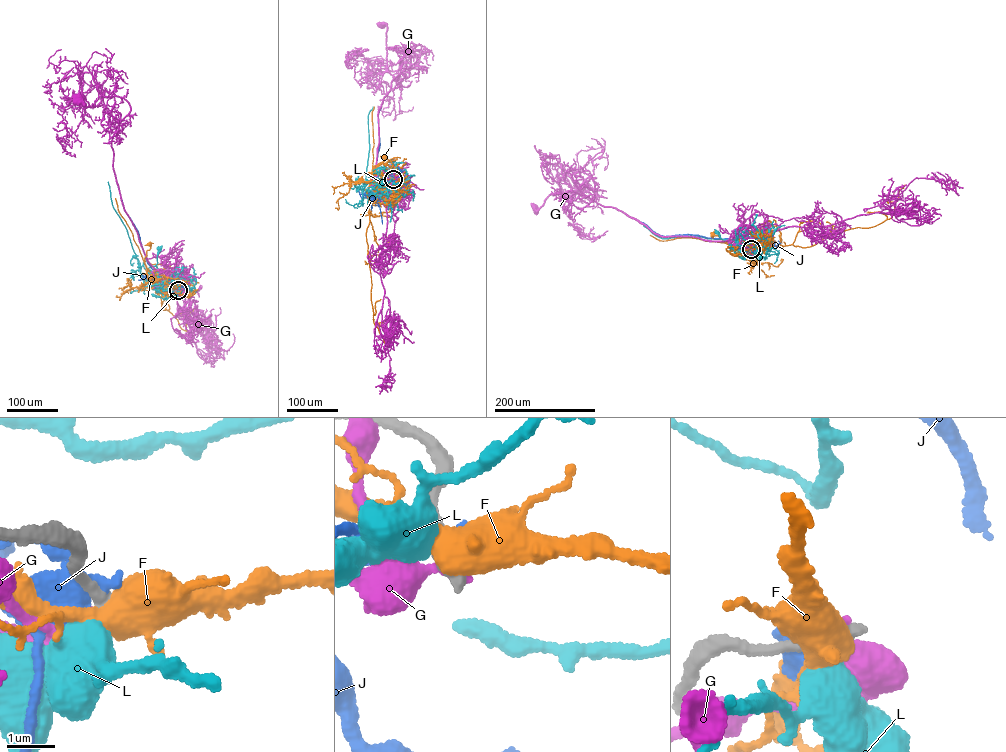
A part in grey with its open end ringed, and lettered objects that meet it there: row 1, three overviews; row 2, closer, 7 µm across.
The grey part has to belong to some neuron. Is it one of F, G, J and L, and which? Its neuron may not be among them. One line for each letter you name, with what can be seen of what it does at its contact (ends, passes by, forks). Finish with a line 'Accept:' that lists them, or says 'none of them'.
Accept: none of them

